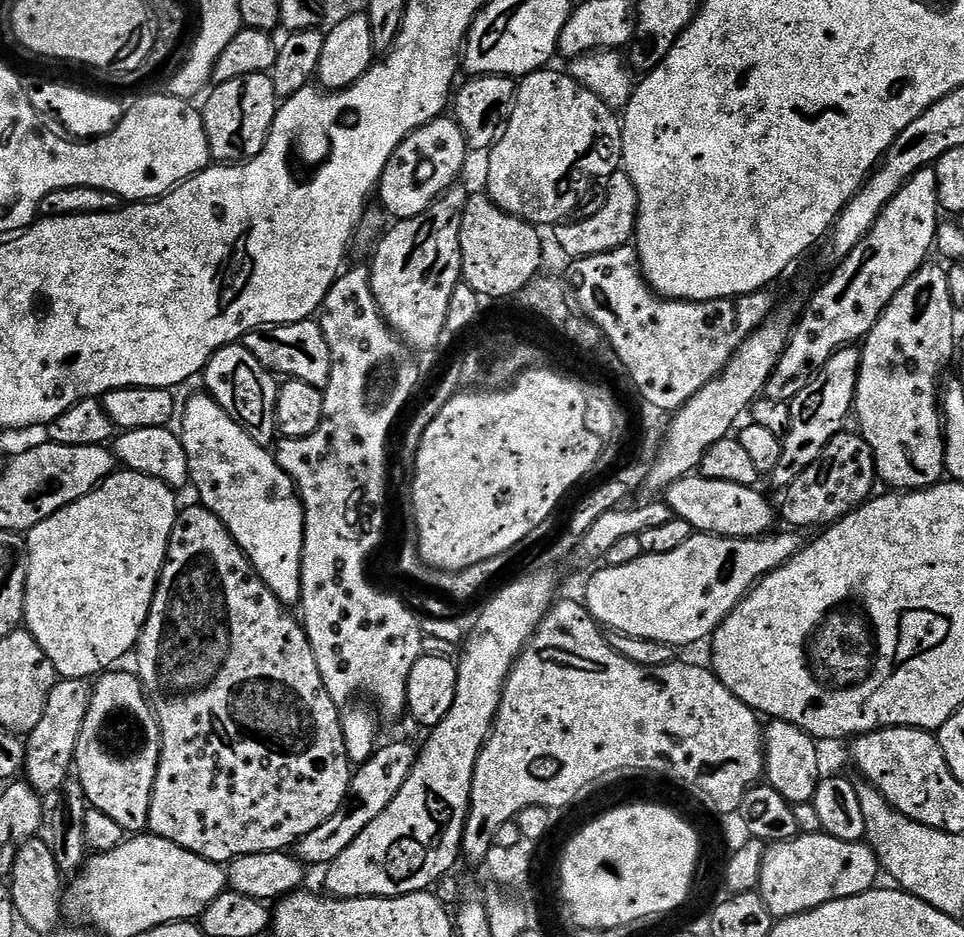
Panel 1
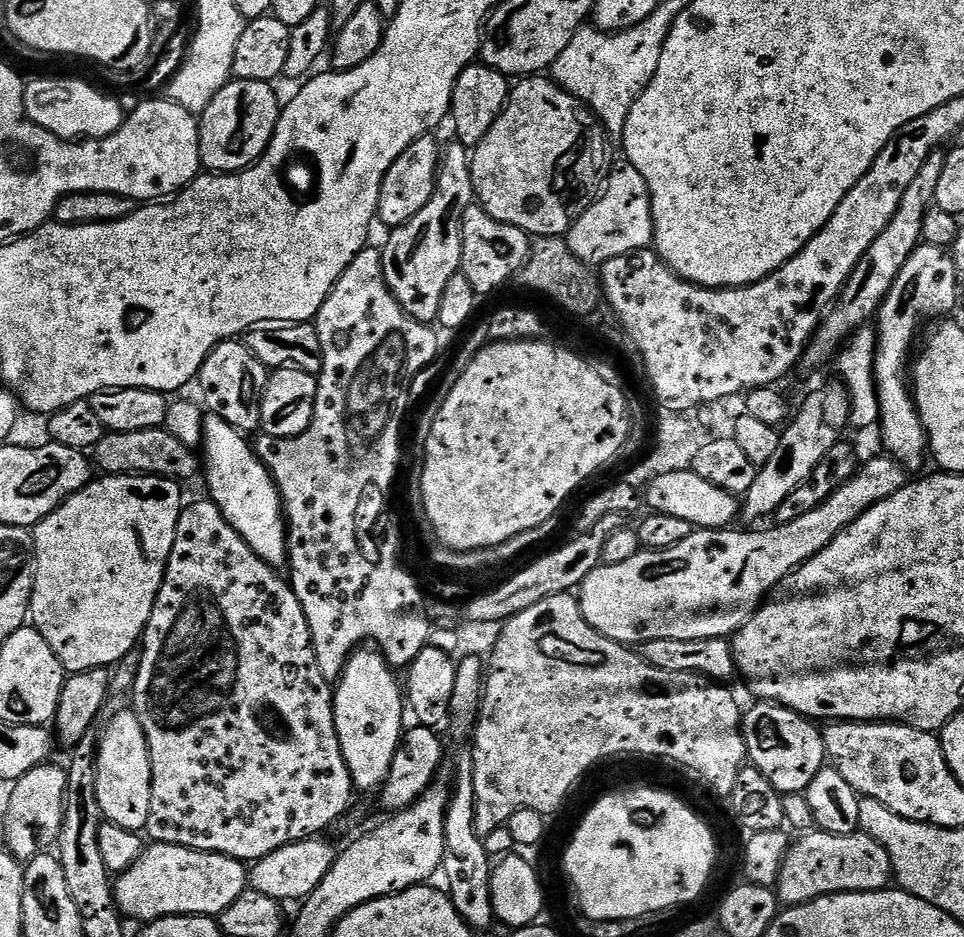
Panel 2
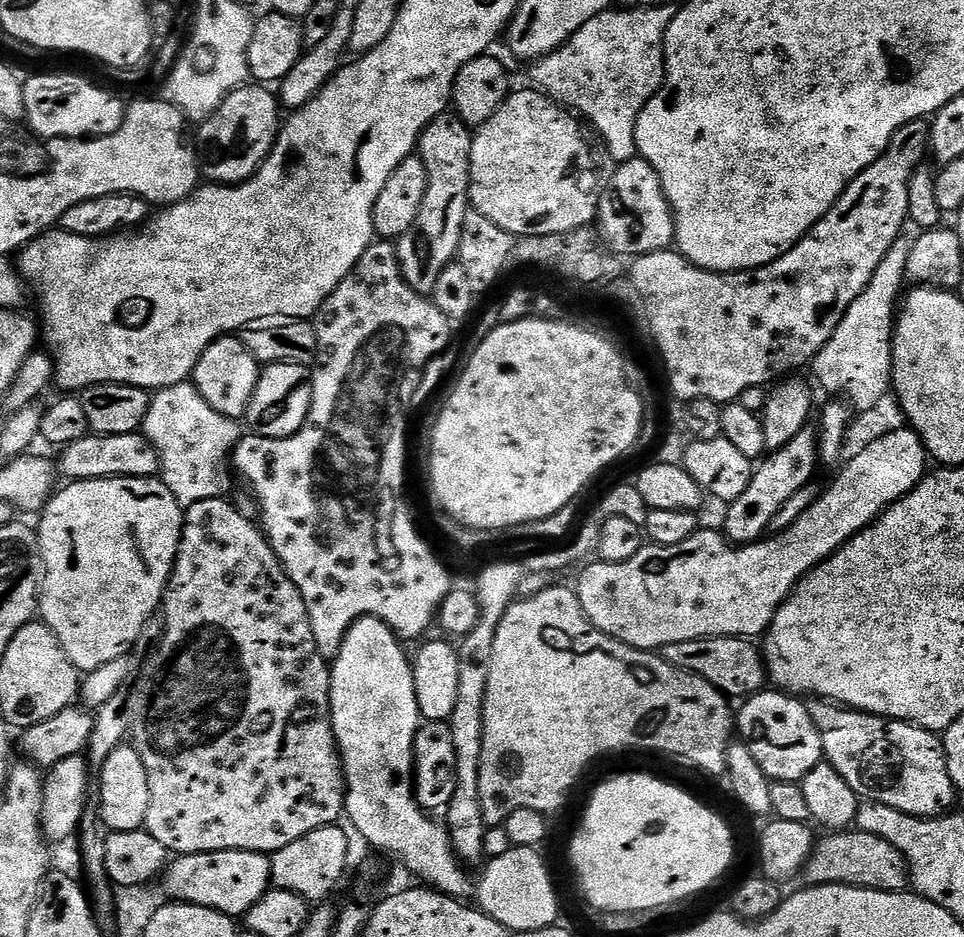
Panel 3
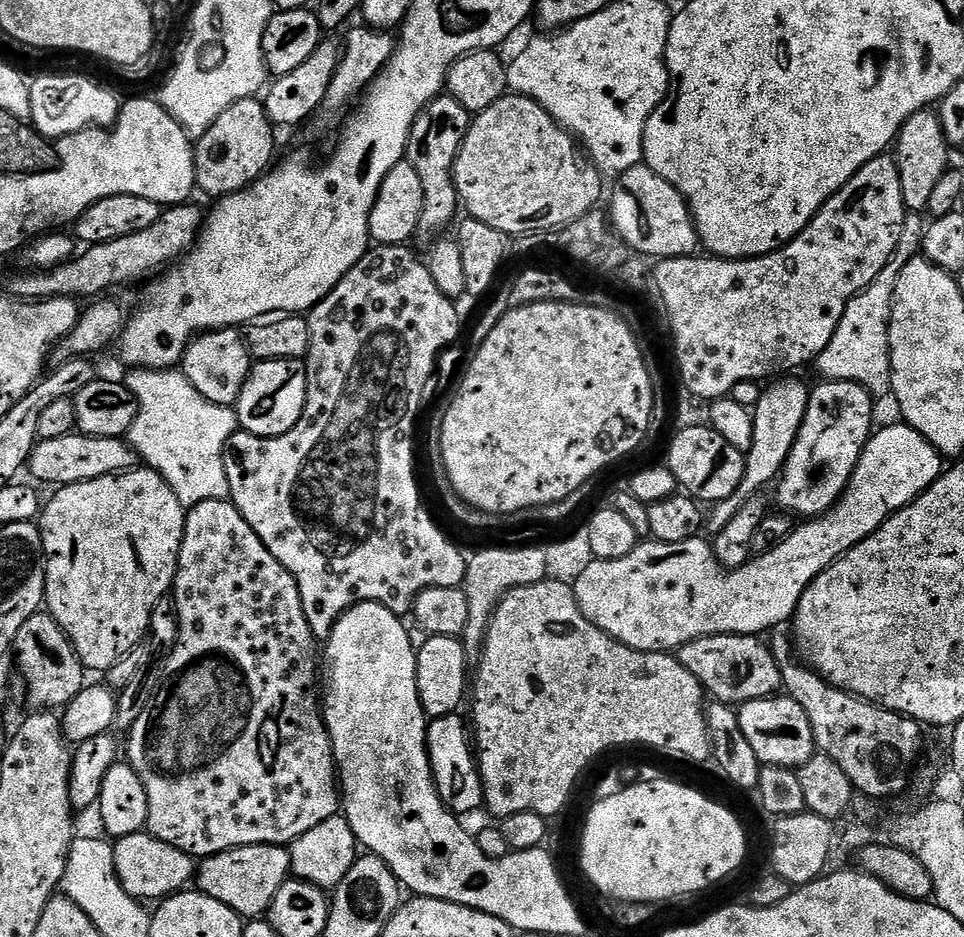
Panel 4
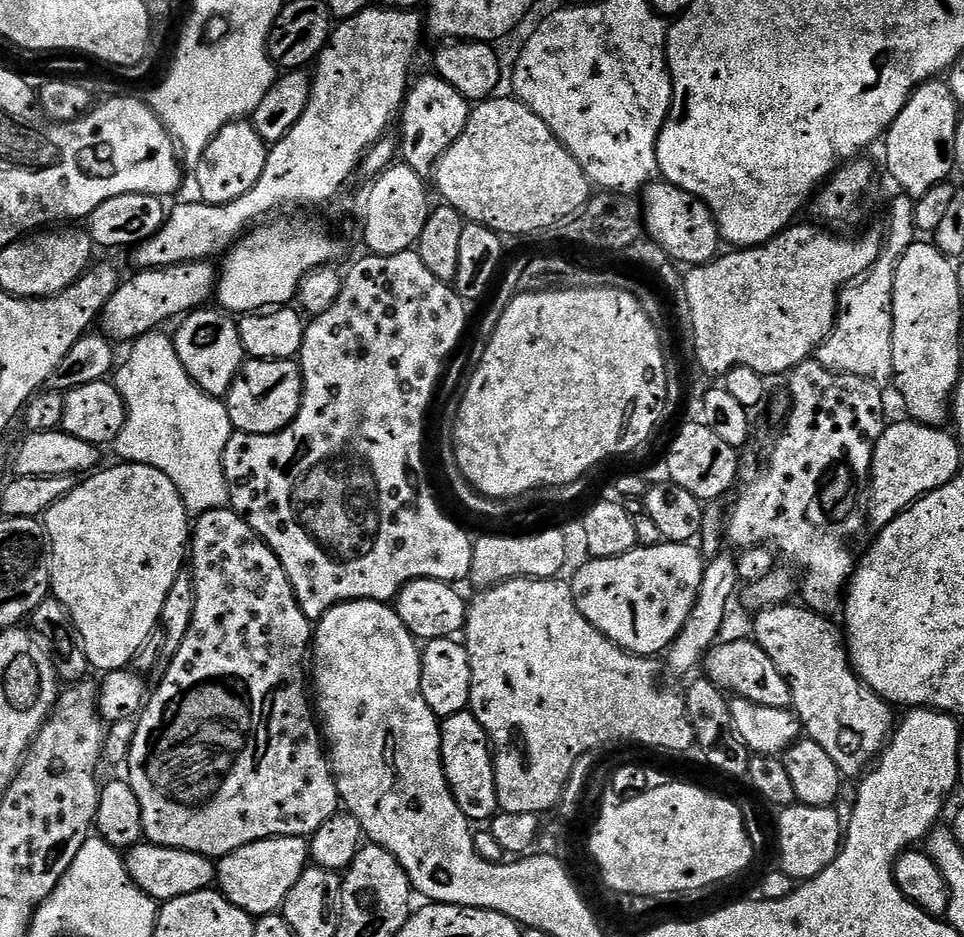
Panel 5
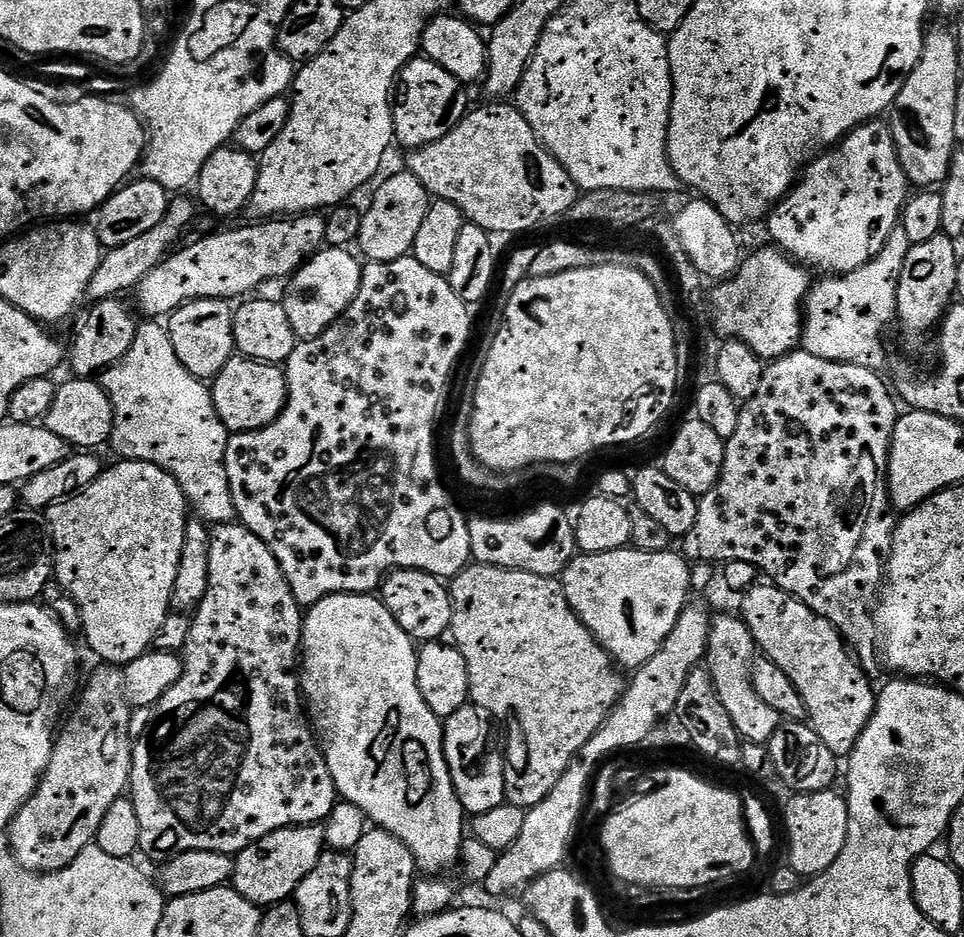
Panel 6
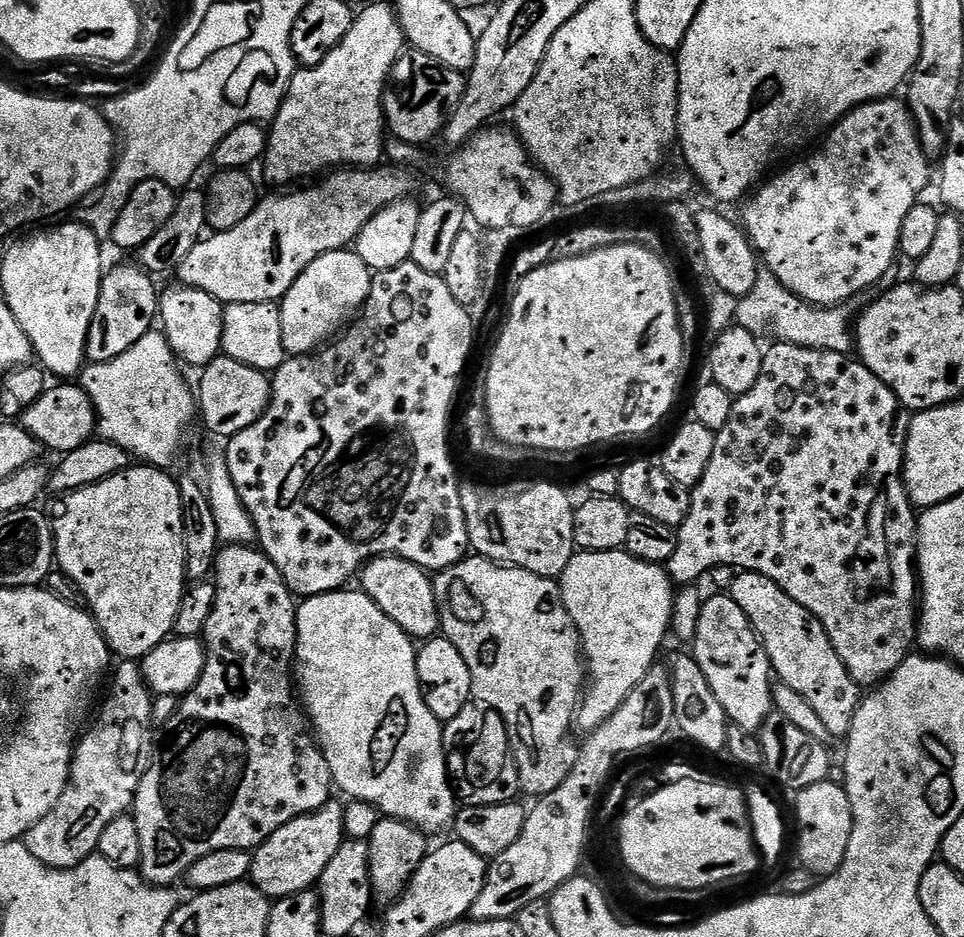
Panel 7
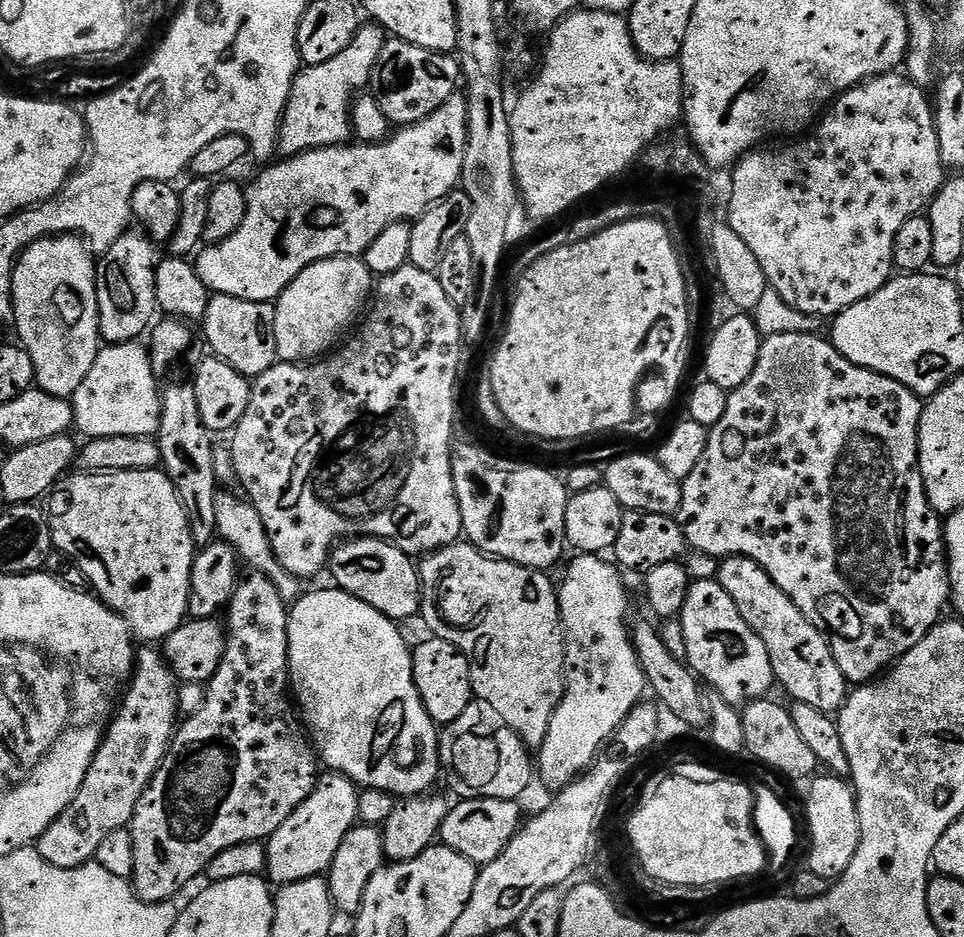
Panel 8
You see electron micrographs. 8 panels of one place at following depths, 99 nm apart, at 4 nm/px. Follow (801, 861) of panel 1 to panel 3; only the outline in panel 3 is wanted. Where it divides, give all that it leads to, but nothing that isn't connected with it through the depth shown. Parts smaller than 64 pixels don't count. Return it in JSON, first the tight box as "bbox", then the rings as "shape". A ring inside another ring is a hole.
{"bbox":[803,838,910,892],"shape":[[[860,838],[864,840],[824,840],[813,847],[808,864],[803,870],[803,875],[808,876],[807,883],[817,884],[849,884],[855,888],[869,888],[879,892],[907,892],[910,888],[908,878],[908,863],[906,858],[890,842],[875,838]]]}

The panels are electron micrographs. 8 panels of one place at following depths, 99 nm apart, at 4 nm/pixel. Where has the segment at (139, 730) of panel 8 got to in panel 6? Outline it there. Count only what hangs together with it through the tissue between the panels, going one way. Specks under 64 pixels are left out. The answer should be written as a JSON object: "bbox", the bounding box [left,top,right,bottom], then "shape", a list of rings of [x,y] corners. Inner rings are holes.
{"bbox":[6,663,133,872],"shape":[[[101,663],[99,667],[93,670],[88,685],[83,685],[71,709],[72,717],[70,712],[63,721],[36,793],[6,829],[16,860],[28,872],[60,872],[70,866],[85,846],[95,841],[106,810],[129,791],[133,707],[124,693],[124,669],[118,664]]]}

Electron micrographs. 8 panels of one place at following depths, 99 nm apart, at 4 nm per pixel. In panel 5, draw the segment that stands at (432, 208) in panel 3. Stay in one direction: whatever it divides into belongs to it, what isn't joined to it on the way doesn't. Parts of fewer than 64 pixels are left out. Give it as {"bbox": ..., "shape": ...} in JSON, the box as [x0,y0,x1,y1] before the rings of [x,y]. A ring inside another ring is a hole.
{"bbox":[398,74,469,177],"shape":[[[429,74],[421,80],[413,79],[398,113],[398,152],[403,163],[408,164],[410,170],[418,175],[431,177],[436,162],[442,158],[442,154],[446,154],[446,150],[450,150],[450,146],[454,146],[454,142],[462,134],[469,111],[468,99],[458,94],[458,90],[454,90],[454,86],[450,86],[450,82],[446,82],[441,76]]]}

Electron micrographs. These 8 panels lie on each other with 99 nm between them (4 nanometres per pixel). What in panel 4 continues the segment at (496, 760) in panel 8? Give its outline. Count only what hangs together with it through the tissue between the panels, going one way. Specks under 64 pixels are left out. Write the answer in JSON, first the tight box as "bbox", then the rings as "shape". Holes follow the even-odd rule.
{"bbox":[428,714,484,818],"shape":[[[460,714],[433,716],[428,722],[428,761],[432,767],[432,777],[442,803],[447,804],[457,817],[465,818],[471,812],[484,808],[484,791],[480,777],[480,765],[476,759],[470,728]]]}

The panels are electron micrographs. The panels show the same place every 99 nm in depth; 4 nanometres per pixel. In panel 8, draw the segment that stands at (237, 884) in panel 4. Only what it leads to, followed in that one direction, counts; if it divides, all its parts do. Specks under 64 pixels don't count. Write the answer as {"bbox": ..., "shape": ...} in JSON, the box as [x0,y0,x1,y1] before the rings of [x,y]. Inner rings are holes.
{"bbox":[267,771,359,886],"shape":[[[325,771],[317,779],[316,788],[308,795],[306,802],[302,802],[302,806],[298,806],[298,810],[294,810],[294,814],[290,814],[290,818],[286,818],[286,822],[282,822],[282,826],[278,826],[278,830],[274,830],[274,834],[268,837],[267,879],[273,885],[283,886],[327,873],[328,867],[334,862],[334,854],[338,854],[338,846],[342,846],[342,838],[346,838],[346,834],[358,823],[359,797],[358,785],[350,778],[341,772]]]}

